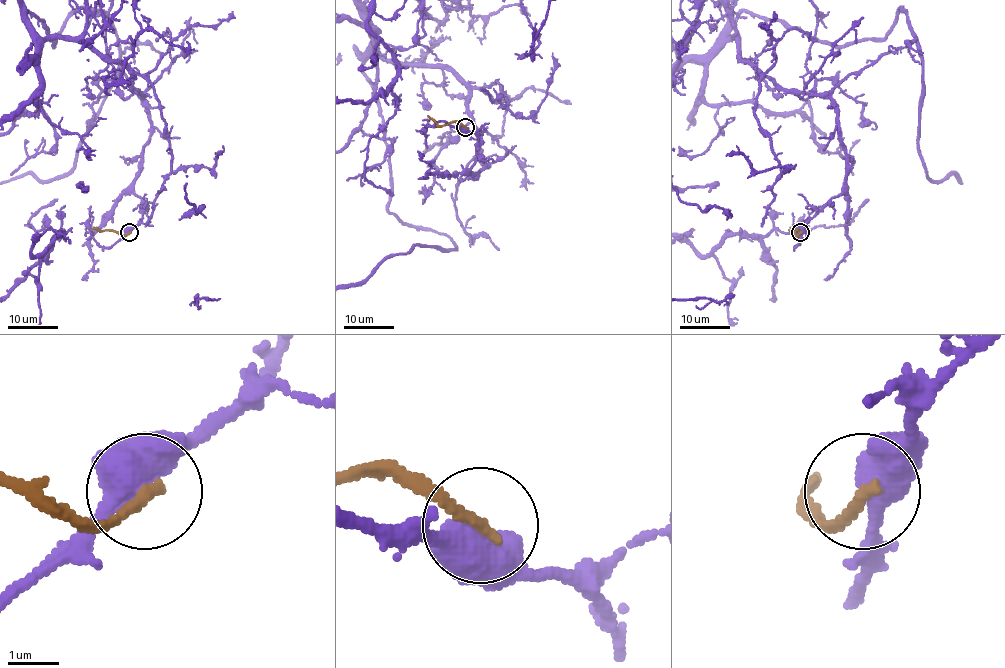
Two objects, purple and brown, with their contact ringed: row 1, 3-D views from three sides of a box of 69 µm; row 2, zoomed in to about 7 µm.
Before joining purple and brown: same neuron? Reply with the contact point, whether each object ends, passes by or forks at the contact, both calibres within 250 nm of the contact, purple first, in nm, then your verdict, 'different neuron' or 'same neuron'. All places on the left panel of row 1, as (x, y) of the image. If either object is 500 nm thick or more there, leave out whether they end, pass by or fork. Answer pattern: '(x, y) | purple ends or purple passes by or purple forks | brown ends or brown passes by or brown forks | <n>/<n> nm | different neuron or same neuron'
(129, 232) | purple passes by | brown ends | 480/240 nm | different neuron

